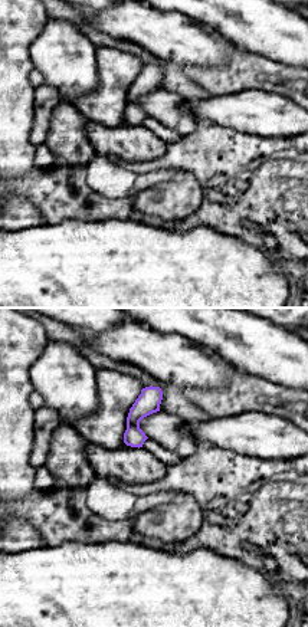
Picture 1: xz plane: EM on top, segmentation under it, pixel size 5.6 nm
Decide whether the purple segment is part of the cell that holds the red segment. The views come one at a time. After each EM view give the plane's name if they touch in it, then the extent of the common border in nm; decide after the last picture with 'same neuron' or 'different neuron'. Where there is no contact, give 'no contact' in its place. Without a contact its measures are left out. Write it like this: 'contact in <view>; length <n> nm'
no contact

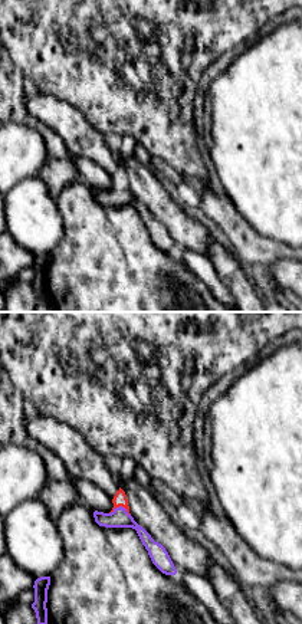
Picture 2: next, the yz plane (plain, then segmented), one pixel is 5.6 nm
contact in yz; length 120 nm

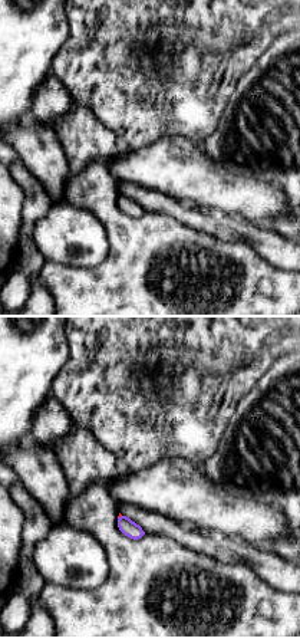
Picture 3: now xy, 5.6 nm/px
contact in xy; length 30 nm

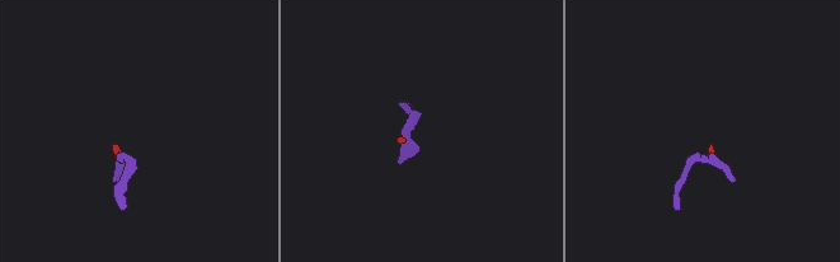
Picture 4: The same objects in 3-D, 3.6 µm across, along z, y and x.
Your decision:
same neuron

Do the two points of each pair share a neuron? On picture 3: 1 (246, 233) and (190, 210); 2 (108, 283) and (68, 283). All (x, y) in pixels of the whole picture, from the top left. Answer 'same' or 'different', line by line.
1: same
2: same

